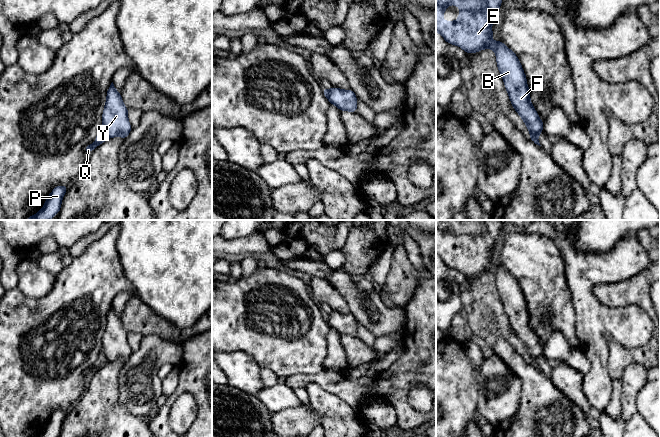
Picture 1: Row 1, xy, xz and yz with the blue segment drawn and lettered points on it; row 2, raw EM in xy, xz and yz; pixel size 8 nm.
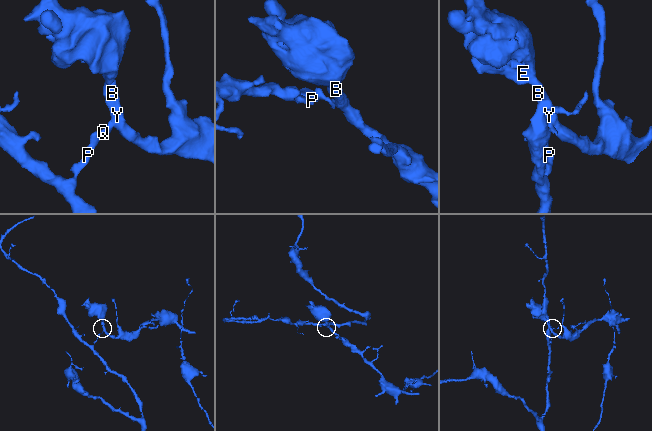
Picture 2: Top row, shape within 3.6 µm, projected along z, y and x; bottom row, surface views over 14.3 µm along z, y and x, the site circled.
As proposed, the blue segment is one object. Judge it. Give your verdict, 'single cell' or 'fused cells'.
fused cells

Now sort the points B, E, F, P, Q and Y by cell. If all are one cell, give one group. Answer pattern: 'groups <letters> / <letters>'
groups B E F Y / P Q

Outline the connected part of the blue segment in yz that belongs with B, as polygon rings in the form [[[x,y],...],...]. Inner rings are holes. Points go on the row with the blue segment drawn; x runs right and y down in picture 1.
[[[436,0],[436,32],[448,44],[459,46],[466,53],[476,53],[483,49],[493,49],[496,55],[497,67],[500,72],[509,99],[515,111],[522,118],[530,133],[539,135],[543,132],[544,123],[531,103],[530,91],[526,75],[516,54],[501,41],[492,40],[492,24],[498,14],[502,0]],[[448,5],[457,5],[461,12],[457,21],[444,21],[442,15]]]

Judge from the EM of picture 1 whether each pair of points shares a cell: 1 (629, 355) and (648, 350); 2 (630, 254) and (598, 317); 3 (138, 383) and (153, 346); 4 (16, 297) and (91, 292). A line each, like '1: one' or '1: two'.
1: one
2: one
3: one
4: one

